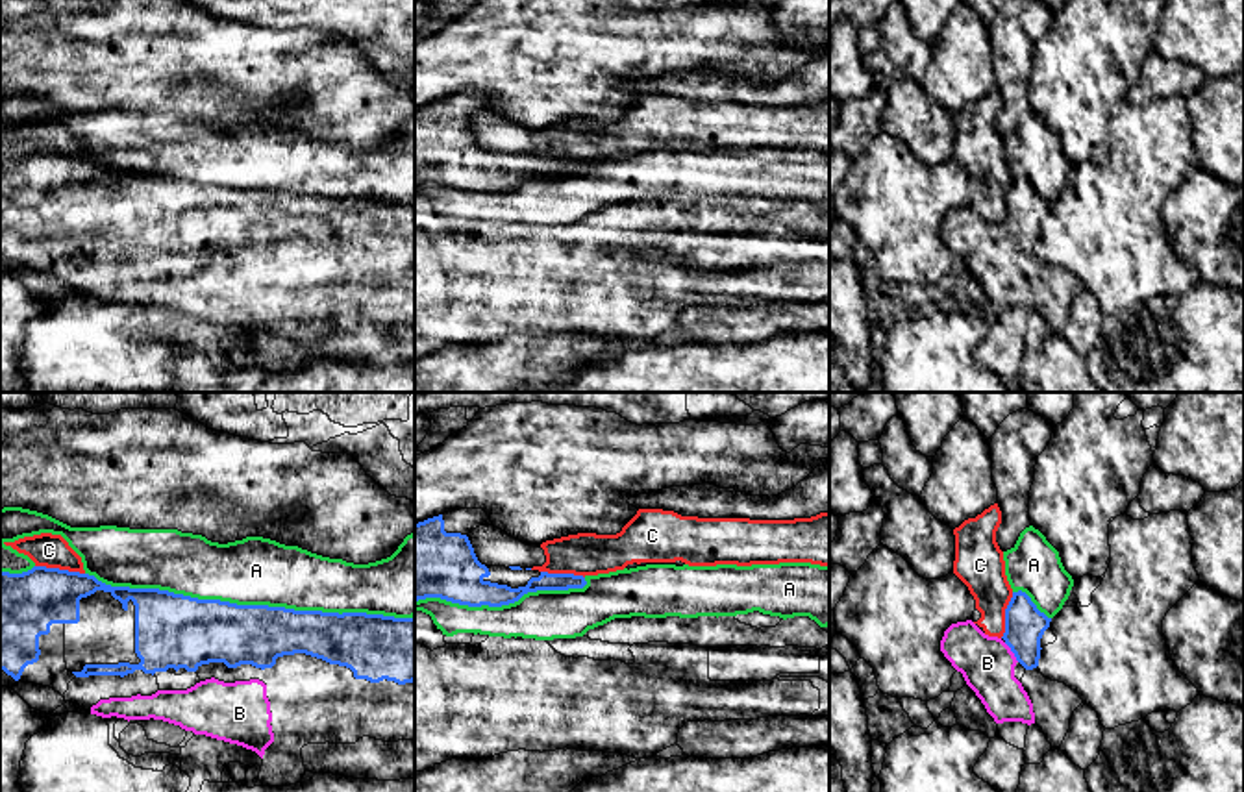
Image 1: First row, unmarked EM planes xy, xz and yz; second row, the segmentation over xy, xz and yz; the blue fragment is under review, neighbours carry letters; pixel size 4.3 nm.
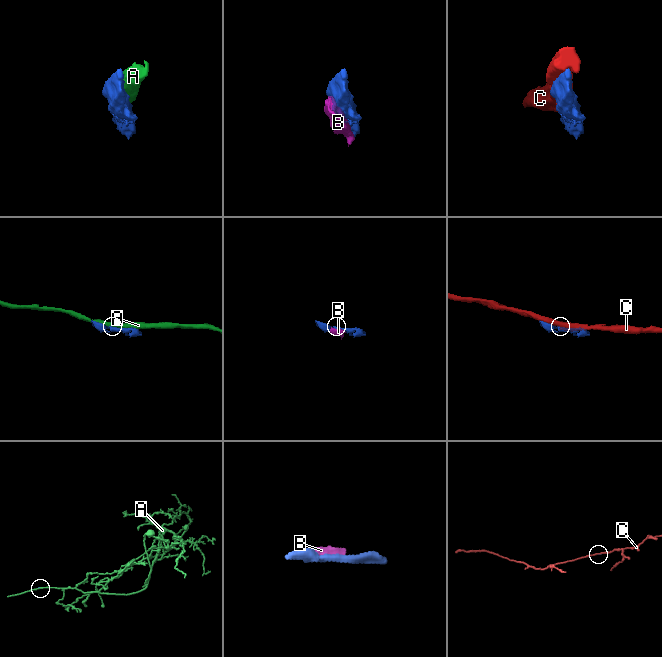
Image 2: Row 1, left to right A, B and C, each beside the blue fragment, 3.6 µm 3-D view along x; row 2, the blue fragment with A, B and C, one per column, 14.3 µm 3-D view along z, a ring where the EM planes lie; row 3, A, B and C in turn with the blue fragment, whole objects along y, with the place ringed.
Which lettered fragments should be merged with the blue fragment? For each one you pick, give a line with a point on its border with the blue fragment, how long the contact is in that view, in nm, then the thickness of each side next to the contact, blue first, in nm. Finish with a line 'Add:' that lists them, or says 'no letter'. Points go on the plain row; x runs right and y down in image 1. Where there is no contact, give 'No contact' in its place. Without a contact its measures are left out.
B: Touches blue at yz (1011, 235). Shared border 110 nm. Thickness 180 nm (blue) against 240 nm
Add: B

